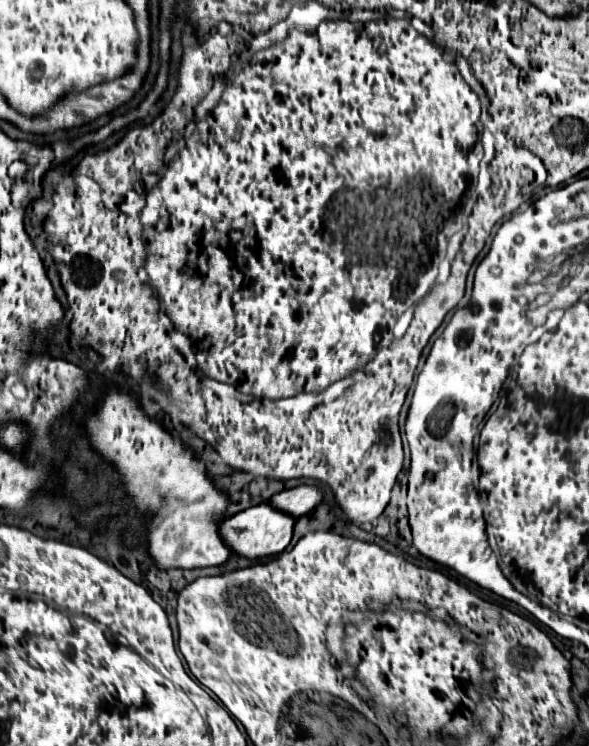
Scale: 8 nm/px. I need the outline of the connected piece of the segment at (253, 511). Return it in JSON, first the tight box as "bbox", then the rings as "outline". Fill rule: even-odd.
{"bbox":[220,502,296,560],"outline":[[[264,502],[264,504],[252,506],[248,510],[244,510],[244,512],[238,512],[234,516],[226,518],[220,524],[220,532],[222,532],[224,542],[232,548],[232,552],[236,552],[236,554],[240,554],[244,558],[254,560],[254,558],[264,558],[264,556],[280,554],[290,544],[290,540],[292,540],[294,522],[296,522],[294,516],[272,508],[270,502]]]}

